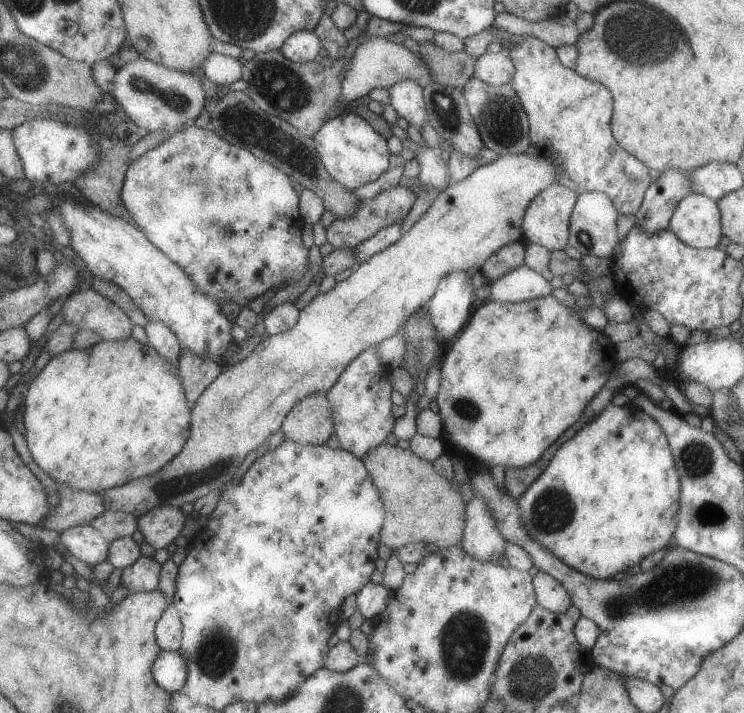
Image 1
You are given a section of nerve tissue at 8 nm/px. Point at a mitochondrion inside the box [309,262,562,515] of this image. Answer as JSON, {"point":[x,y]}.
{"point":[463,408]}

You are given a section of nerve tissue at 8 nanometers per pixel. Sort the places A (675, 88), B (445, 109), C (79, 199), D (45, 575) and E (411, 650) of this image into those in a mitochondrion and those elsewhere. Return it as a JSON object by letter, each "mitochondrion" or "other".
{"A":"other","B":"mitochondrion","C":"other","D":"other","E":"other"}

